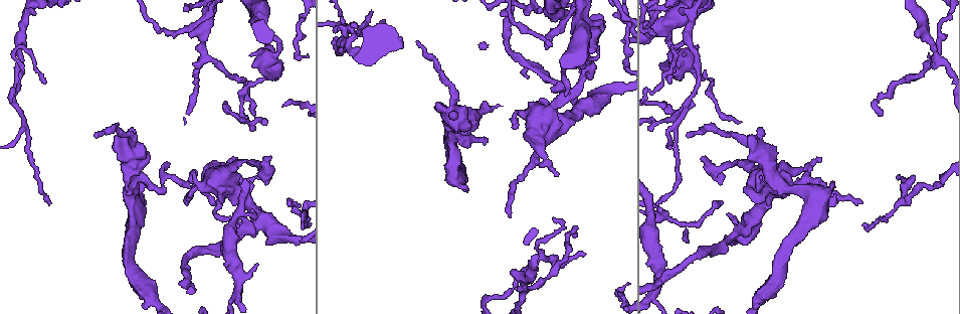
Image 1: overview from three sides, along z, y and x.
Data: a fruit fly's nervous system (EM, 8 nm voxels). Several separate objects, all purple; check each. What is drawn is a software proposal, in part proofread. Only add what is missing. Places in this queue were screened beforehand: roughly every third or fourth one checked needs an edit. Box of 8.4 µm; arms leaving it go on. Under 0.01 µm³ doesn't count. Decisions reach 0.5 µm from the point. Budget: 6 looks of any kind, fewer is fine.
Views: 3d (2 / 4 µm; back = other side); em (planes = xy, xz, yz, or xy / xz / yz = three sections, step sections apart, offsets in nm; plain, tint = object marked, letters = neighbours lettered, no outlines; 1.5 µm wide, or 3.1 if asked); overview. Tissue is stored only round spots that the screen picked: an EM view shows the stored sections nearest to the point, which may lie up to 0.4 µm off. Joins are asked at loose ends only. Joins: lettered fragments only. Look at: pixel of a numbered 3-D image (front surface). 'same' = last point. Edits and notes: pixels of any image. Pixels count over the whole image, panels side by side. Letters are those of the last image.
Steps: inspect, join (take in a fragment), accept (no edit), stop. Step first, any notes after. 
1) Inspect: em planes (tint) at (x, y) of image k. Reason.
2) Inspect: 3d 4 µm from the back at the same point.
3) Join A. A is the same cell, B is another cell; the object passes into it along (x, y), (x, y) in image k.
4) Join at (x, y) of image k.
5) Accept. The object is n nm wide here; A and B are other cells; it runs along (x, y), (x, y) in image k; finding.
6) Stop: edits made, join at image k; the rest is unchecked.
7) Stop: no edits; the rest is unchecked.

Inspect: em planes (letters) at (576, 235) of image 1. Free end.

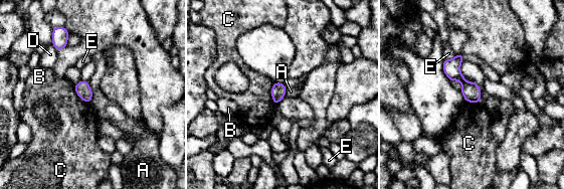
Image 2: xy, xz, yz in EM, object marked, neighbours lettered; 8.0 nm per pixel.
Accept. The object is 120 nm wide here; A, B, C, D and E are other cells; a border runs along (92, 92), (92, 98), (89, 102) in image 2; no lettered fragment goes on from it.

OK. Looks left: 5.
Inspect: em planes (letters) at (97, 137) of image 1. Tapers out.

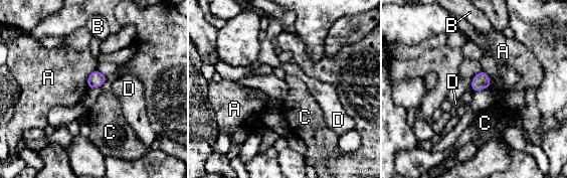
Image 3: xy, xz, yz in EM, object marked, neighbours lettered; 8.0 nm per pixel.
Accept. A, B, C and D are other cells; a border runs along (96, 69), (87, 77), (87, 87) in image 3; no lettered fragment goes on from it.

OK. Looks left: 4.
Inspect: em xz step 4 (letters) at (864, 227) of image 1. Thin end.

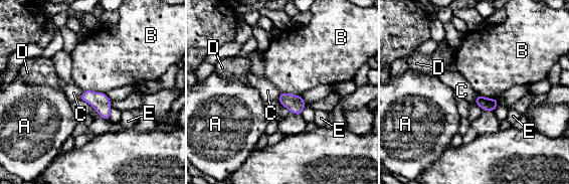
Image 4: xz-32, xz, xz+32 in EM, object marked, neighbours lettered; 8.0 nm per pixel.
Accept. The object is 100 nm wide here; A, B, C, D and E are other cells; a border runs along (82, 90), (103, 92), (105, 94) in image 4; none of them fits.

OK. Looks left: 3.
Stop: no edits; the rest is unchecked.

